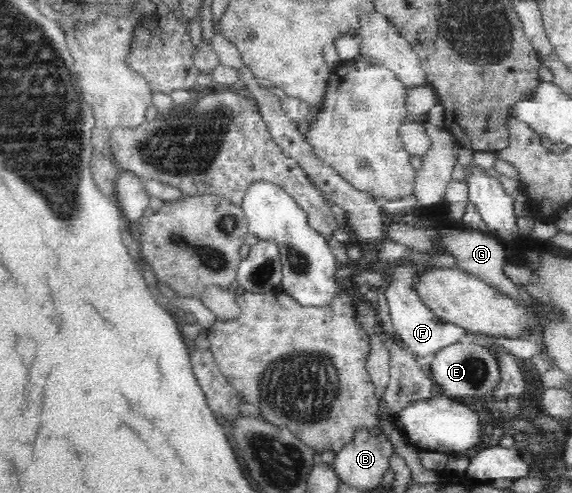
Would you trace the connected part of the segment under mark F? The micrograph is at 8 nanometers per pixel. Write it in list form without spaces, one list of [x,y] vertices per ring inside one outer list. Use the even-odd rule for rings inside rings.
[[[402,261],[392,268],[389,285],[386,288],[386,298],[389,304],[389,314],[393,328],[398,336],[399,344],[410,351],[416,358],[432,356],[446,346],[460,342],[468,330],[450,322],[444,321],[430,307],[420,300],[420,295],[412,287],[414,277],[420,273],[414,265]]]

